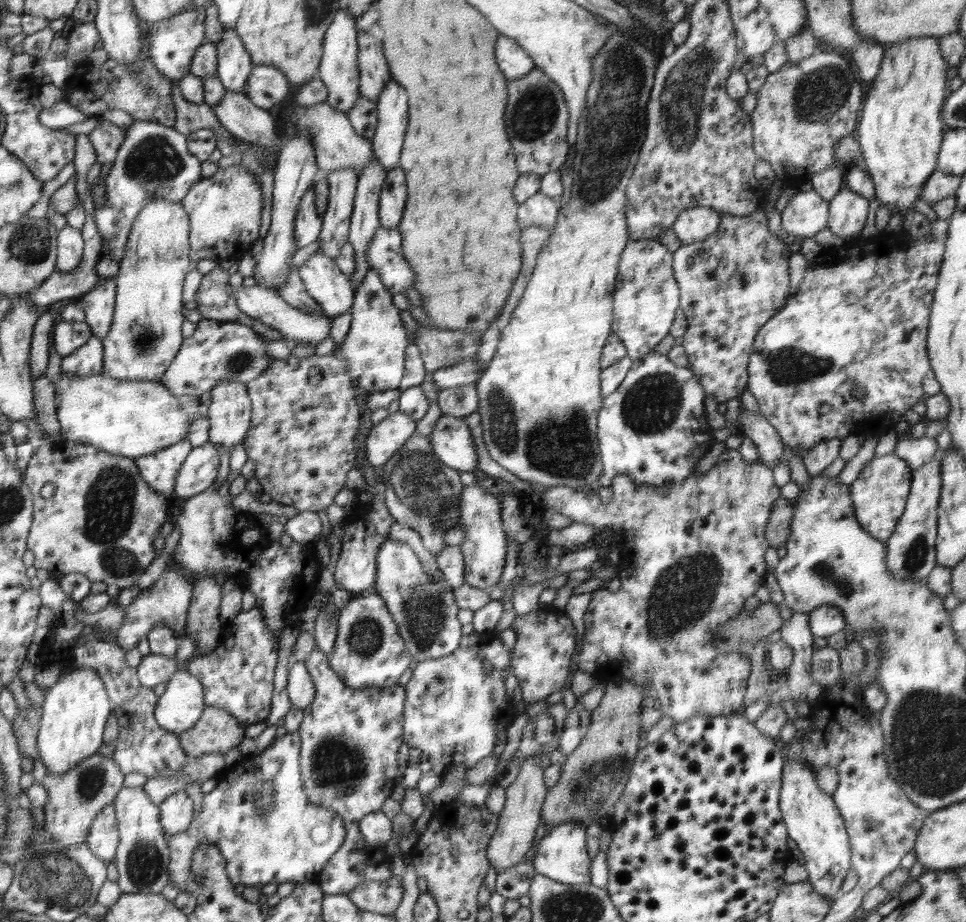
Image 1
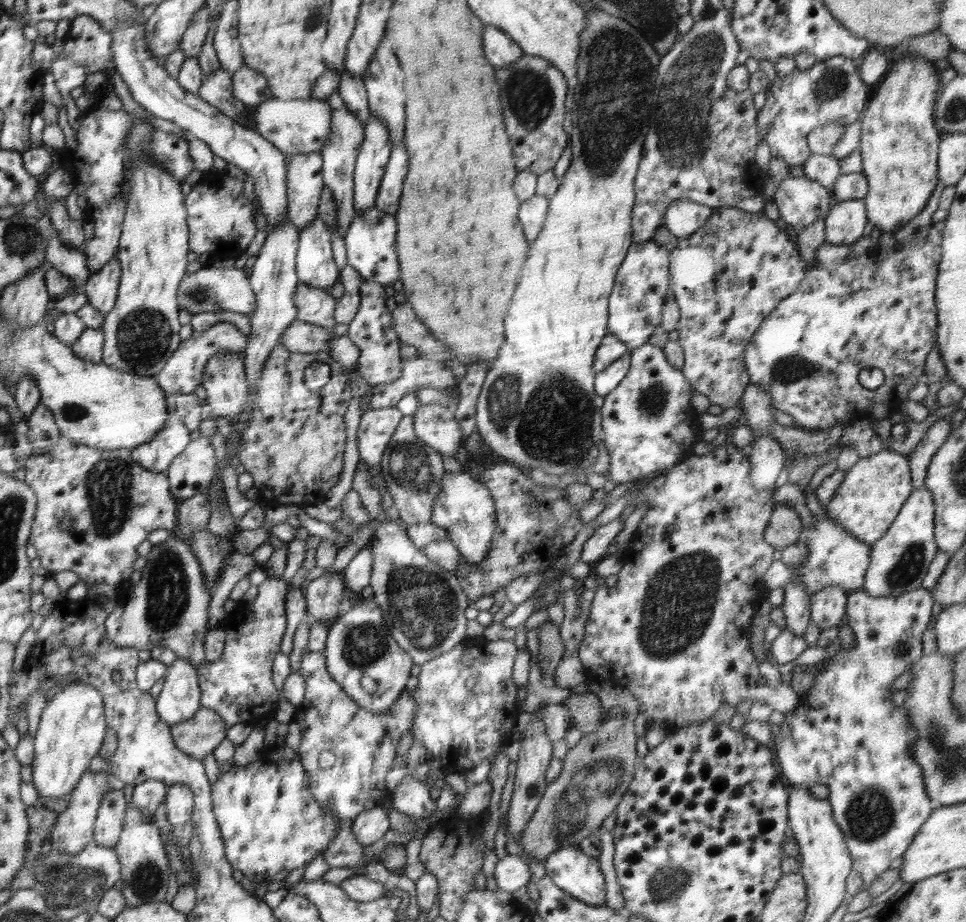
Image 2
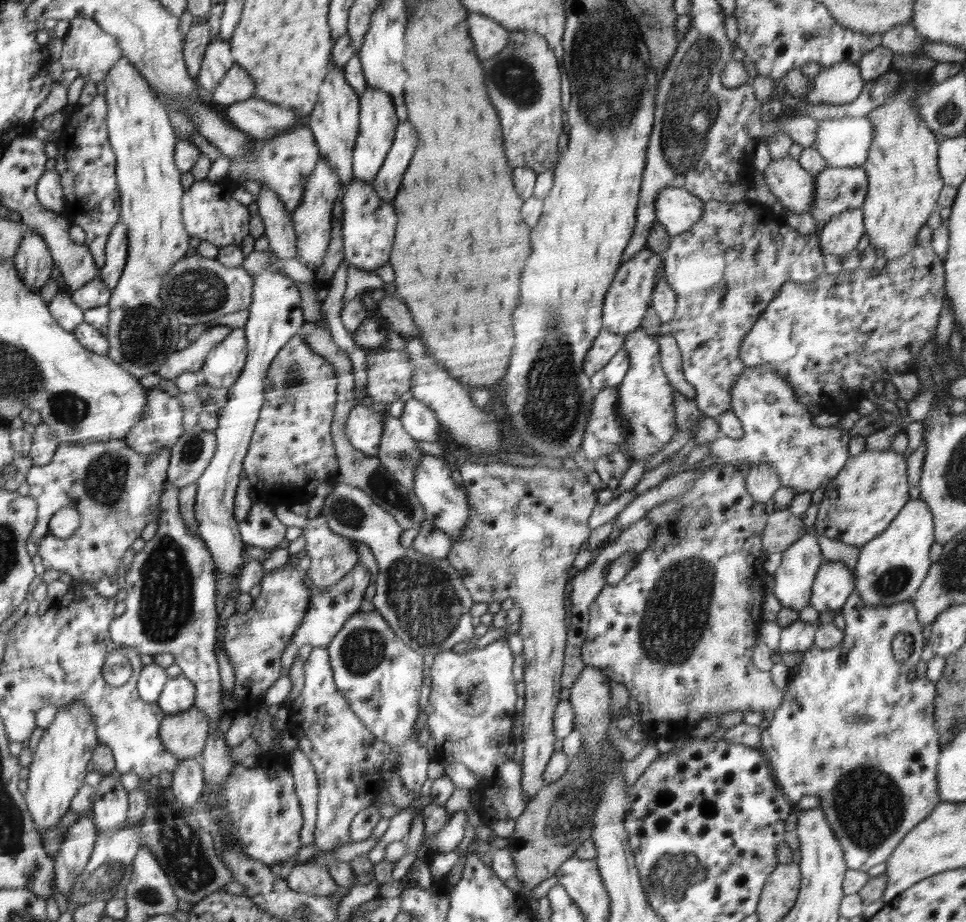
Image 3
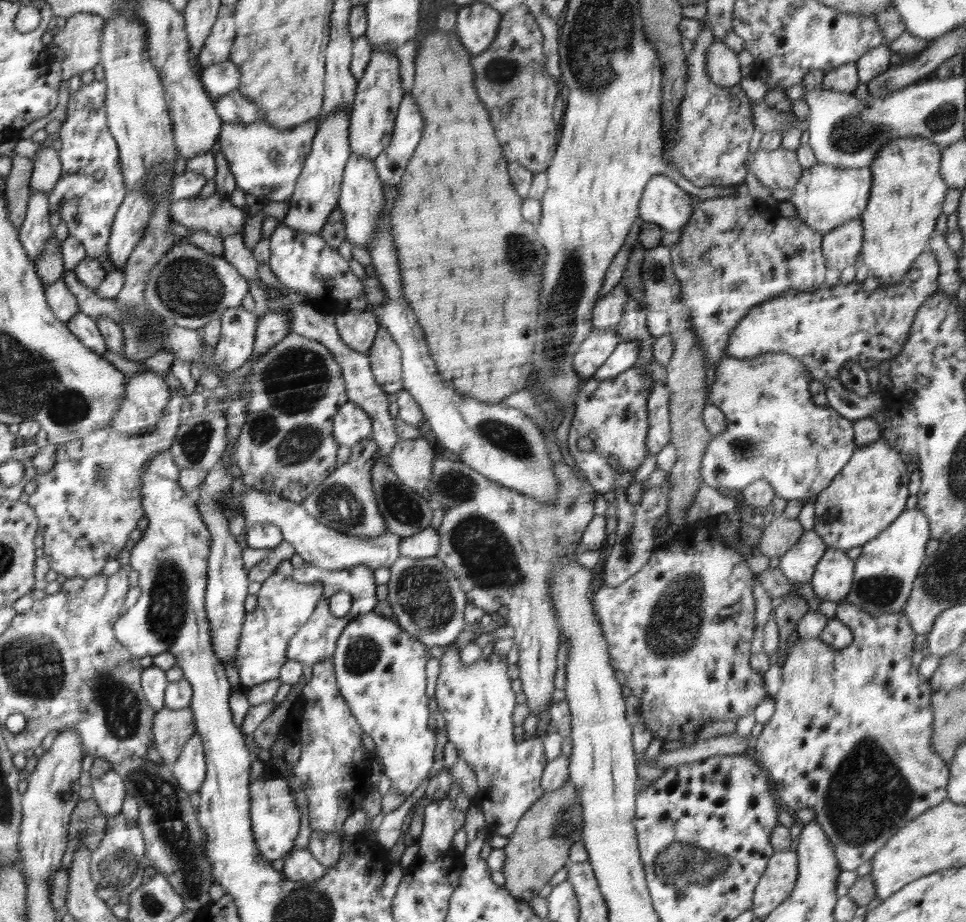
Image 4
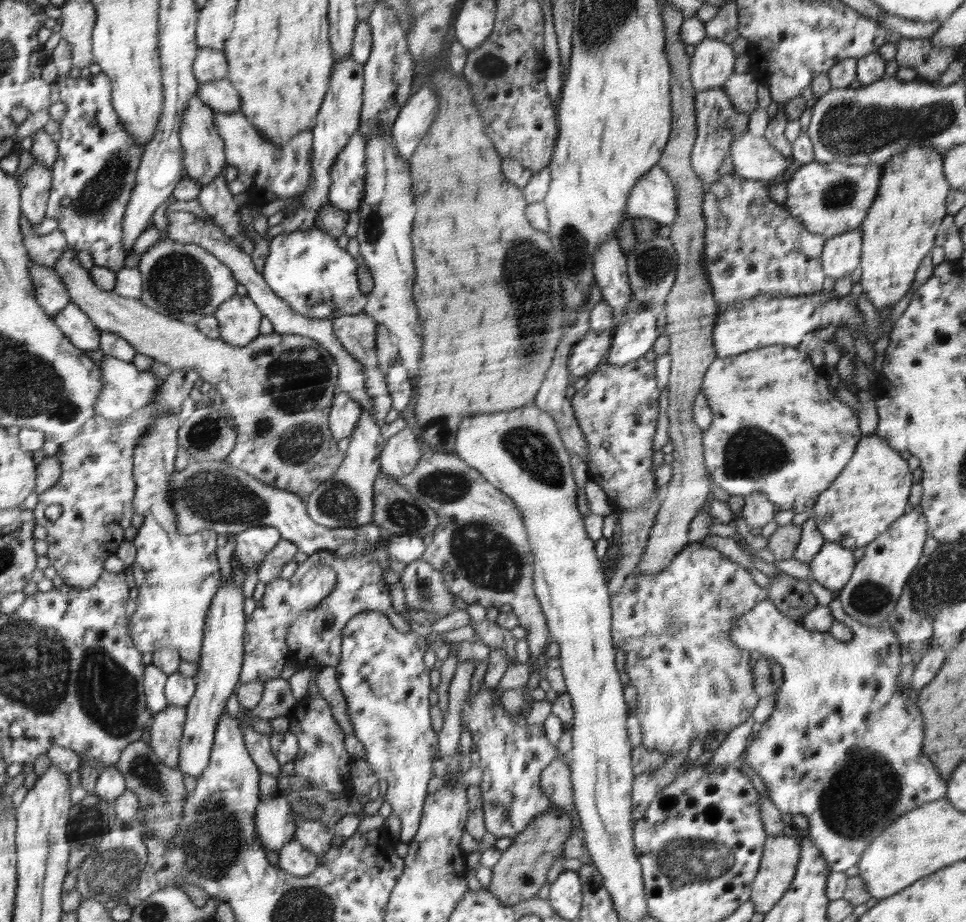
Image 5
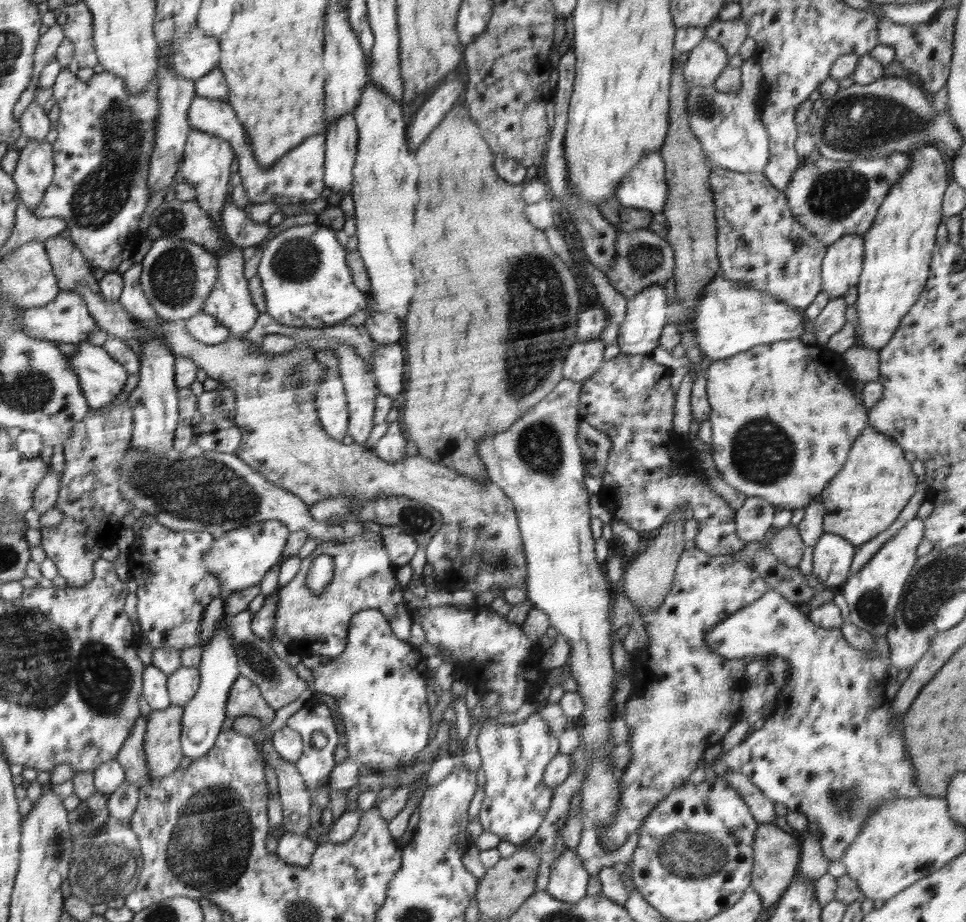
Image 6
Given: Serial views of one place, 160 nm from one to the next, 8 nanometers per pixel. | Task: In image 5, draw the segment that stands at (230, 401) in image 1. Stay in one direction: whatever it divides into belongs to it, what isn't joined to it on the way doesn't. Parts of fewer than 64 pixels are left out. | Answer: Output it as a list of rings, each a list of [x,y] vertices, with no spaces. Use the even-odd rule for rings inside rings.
[[[238,292],[224,302],[214,316],[219,322],[219,338],[234,346],[246,346],[254,341],[258,337],[258,326],[261,326],[263,320],[262,312],[256,308],[256,304]]]

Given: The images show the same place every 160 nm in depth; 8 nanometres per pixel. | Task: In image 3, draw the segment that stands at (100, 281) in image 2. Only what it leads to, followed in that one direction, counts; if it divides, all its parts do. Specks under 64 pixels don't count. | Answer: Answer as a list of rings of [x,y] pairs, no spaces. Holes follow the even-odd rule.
[[[119,220],[112,229],[110,237],[108,237],[106,266],[100,271],[99,276],[110,291],[114,291],[122,277],[129,253],[128,226],[122,220]]]

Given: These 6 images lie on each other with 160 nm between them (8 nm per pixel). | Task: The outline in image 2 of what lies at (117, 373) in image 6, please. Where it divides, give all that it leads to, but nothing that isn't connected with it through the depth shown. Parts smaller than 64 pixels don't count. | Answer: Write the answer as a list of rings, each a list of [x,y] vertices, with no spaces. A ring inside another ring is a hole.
[[[194,393],[190,394],[165,394],[167,414],[167,424],[152,441],[145,442],[143,445],[132,449],[132,458],[139,465],[146,467],[148,470],[164,473],[168,470],[175,460],[187,445],[190,444],[190,433],[198,429],[198,425],[202,422],[200,417],[201,402]]]

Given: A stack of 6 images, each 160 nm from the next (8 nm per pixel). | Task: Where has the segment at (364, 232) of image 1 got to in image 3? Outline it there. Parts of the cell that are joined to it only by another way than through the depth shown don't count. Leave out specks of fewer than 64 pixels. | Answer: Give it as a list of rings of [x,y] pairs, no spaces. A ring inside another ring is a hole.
[[[366,85],[363,96],[359,97],[359,121],[360,128],[353,146],[353,178],[374,184],[376,175],[392,146],[399,125],[392,97],[379,88],[371,88]]]

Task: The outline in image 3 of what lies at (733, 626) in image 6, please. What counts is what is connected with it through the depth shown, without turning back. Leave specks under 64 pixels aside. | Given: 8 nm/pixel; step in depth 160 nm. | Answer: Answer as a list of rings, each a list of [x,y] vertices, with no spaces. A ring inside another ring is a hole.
[[[853,592],[848,600],[843,604],[843,607],[838,611],[843,614],[847,625],[844,626],[845,637],[837,646],[826,650],[810,647],[804,652],[804,658],[801,664],[796,665],[791,669],[790,681],[784,688],[784,698],[780,707],[769,716],[769,726],[760,732],[760,743],[758,748],[762,751],[770,769],[774,775],[775,781],[780,790],[793,804],[803,797],[808,795],[817,796],[820,799],[820,808],[826,815],[826,820],[836,836],[836,840],[842,846],[844,860],[847,867],[852,870],[862,870],[868,872],[872,866],[887,862],[888,857],[892,855],[892,851],[900,844],[904,836],[908,834],[917,824],[920,824],[926,818],[935,806],[941,802],[938,792],[938,759],[940,757],[940,744],[938,742],[938,734],[935,728],[934,718],[934,699],[936,698],[937,689],[934,683],[928,679],[909,680],[908,674],[910,670],[916,667],[919,663],[920,655],[926,644],[926,639],[922,635],[923,627],[917,617],[917,610],[913,605],[913,599],[905,600],[904,602],[896,603],[892,606],[868,606],[862,602],[860,595]],[[898,633],[908,633],[913,636],[912,654],[908,660],[894,660],[891,651],[892,639]]]

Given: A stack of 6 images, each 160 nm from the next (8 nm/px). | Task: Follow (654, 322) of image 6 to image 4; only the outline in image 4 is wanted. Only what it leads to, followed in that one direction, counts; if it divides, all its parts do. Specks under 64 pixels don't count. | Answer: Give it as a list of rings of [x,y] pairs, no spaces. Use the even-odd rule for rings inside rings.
[[[620,339],[617,348],[612,351],[604,365],[600,366],[600,369],[596,370],[591,378],[599,380],[614,378],[636,366],[636,362],[639,360],[640,347],[639,342],[635,340]]]

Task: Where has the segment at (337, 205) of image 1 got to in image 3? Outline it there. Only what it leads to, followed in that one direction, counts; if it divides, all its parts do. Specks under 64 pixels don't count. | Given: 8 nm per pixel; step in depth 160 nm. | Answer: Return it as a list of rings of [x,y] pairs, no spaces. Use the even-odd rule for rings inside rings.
[[[335,64],[328,68],[328,74],[324,77],[318,91],[318,102],[306,118],[306,124],[317,142],[319,156],[328,159],[339,173],[340,181],[342,181],[340,190],[342,195],[344,186],[347,186],[353,179],[353,146],[360,128],[359,96],[346,82],[345,72],[342,68],[337,68]]]

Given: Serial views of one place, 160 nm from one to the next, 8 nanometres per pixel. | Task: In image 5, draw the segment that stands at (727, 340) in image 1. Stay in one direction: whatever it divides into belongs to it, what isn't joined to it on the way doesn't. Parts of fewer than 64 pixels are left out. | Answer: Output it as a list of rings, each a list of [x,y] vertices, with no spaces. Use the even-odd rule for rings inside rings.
[[[727,174],[720,180],[706,187],[703,200],[703,217],[706,224],[704,230],[704,271],[708,275],[708,282],[712,285],[712,295],[716,299],[717,314],[720,309],[724,309],[726,305],[740,299],[750,299],[760,294],[770,294],[779,297],[796,297],[796,296],[812,296],[812,294],[823,291],[823,282],[826,280],[821,264],[821,254],[823,252],[826,240],[820,235],[808,232],[802,223],[787,214],[787,207],[784,204],[774,202],[769,195],[769,191],[764,187],[764,181],[752,178],[744,178],[738,174]]]

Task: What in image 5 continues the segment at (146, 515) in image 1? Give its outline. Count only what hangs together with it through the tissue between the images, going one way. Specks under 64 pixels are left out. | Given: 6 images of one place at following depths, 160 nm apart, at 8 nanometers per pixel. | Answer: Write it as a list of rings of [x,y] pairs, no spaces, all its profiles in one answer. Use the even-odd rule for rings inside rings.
[[[193,369],[171,370],[170,376],[161,384],[162,389],[157,392],[155,405],[135,410],[122,422],[94,416],[83,426],[78,437],[59,445],[55,454],[61,462],[59,481],[51,489],[38,495],[33,516],[36,524],[44,526],[46,530],[46,558],[49,565],[63,578],[64,585],[85,589],[94,585],[105,572],[104,560],[110,554],[114,555],[118,546],[124,542],[124,532],[130,526],[135,512],[132,510],[134,488],[138,488],[134,486],[135,478],[132,478],[132,454],[135,454],[135,445],[139,445],[147,427],[159,419],[163,408],[167,408],[167,414],[180,414],[183,402],[201,378],[199,372]],[[51,504],[62,507],[62,514],[56,520],[44,517],[46,508]]]

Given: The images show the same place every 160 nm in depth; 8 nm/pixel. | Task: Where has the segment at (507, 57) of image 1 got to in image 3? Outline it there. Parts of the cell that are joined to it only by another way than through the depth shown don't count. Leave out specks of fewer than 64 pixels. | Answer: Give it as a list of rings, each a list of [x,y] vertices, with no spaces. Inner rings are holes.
[[[470,14],[468,28],[480,60],[496,56],[508,44],[509,34],[506,29],[483,14]]]

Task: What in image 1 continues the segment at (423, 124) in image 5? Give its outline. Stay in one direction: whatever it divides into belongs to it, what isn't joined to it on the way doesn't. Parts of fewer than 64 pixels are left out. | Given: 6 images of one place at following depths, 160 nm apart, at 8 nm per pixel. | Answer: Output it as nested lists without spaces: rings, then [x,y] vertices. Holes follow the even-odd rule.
[[[397,166],[387,171],[387,177],[379,200],[379,223],[386,229],[397,229],[406,204],[404,172]]]

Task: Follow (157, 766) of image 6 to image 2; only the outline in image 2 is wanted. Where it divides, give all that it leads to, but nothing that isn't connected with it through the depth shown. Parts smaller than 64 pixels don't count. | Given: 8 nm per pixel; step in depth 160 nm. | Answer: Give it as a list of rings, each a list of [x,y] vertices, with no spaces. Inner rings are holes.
[[[201,707],[192,718],[171,727],[175,746],[202,761],[227,738],[227,726],[216,711]]]

